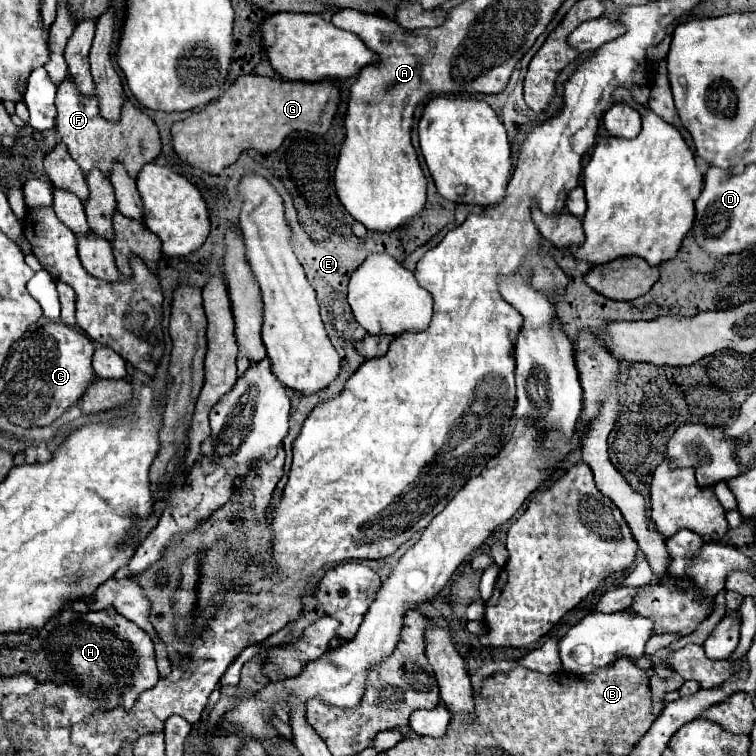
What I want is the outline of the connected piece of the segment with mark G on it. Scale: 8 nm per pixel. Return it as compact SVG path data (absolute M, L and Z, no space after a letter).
M252 74L238 76L236 82L204 110L172 124L172 146L180 160L190 166L208 174L220 174L248 148L266 154L274 152L290 130L308 130L312 134L328 132L338 102L340 90L330 80L310 84L272 80Z

